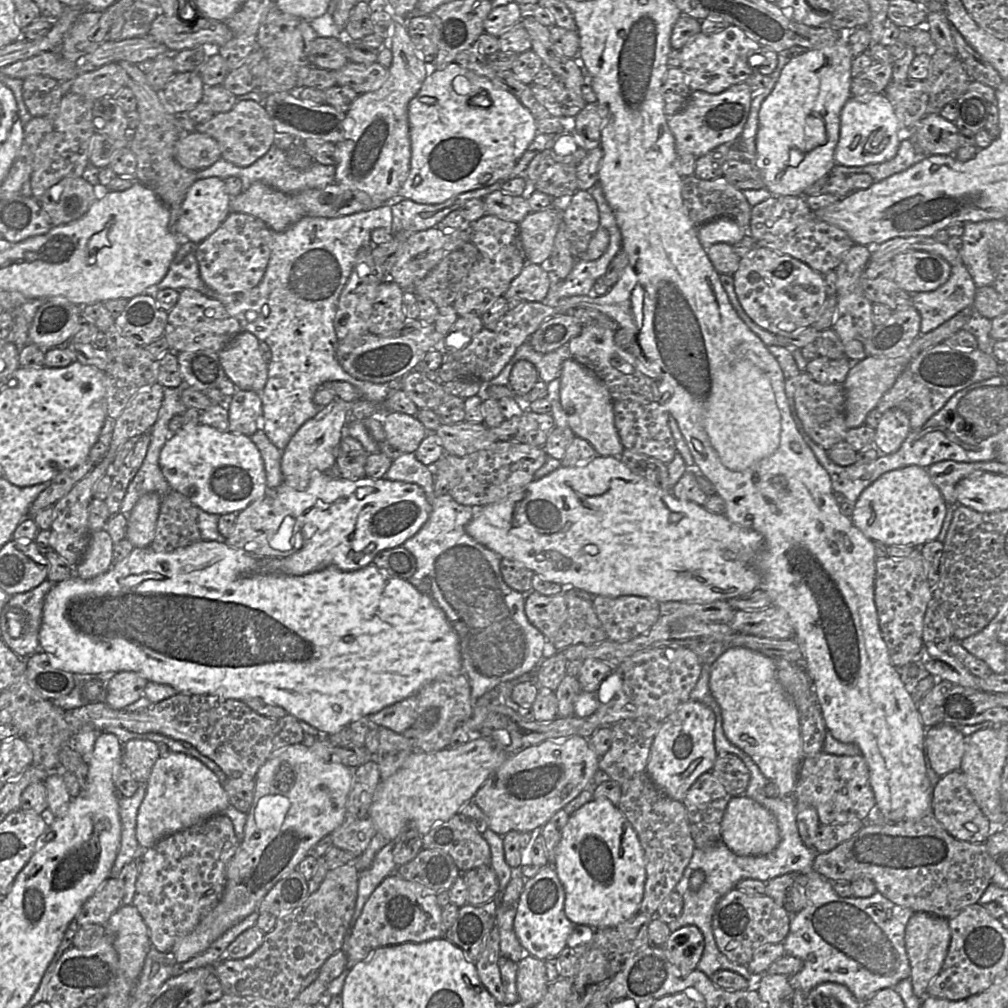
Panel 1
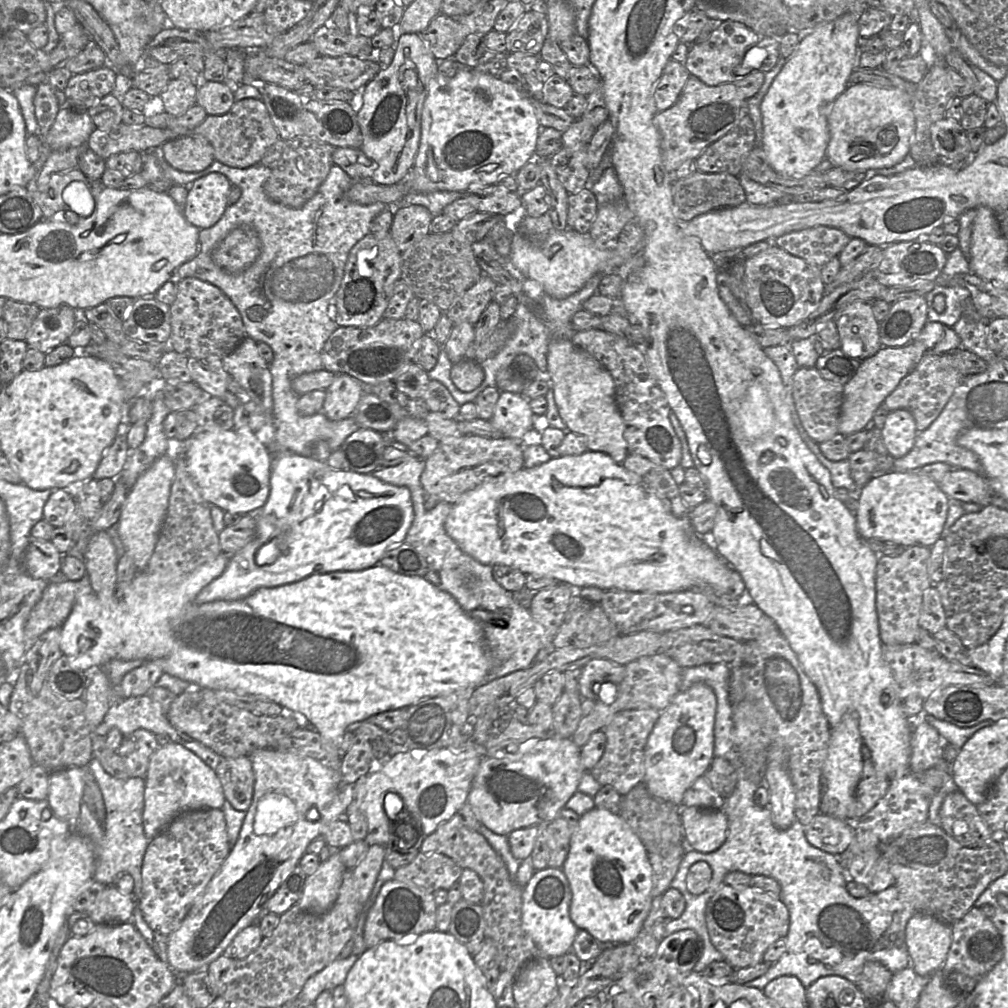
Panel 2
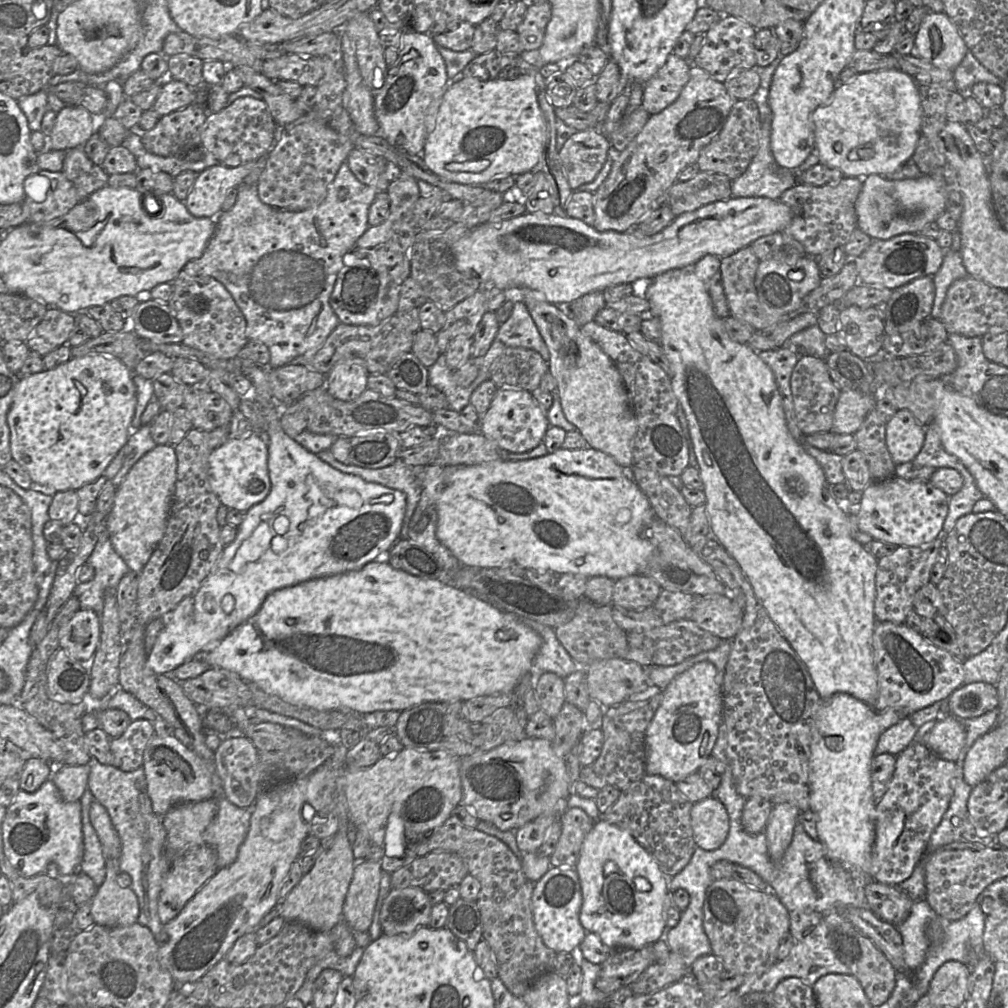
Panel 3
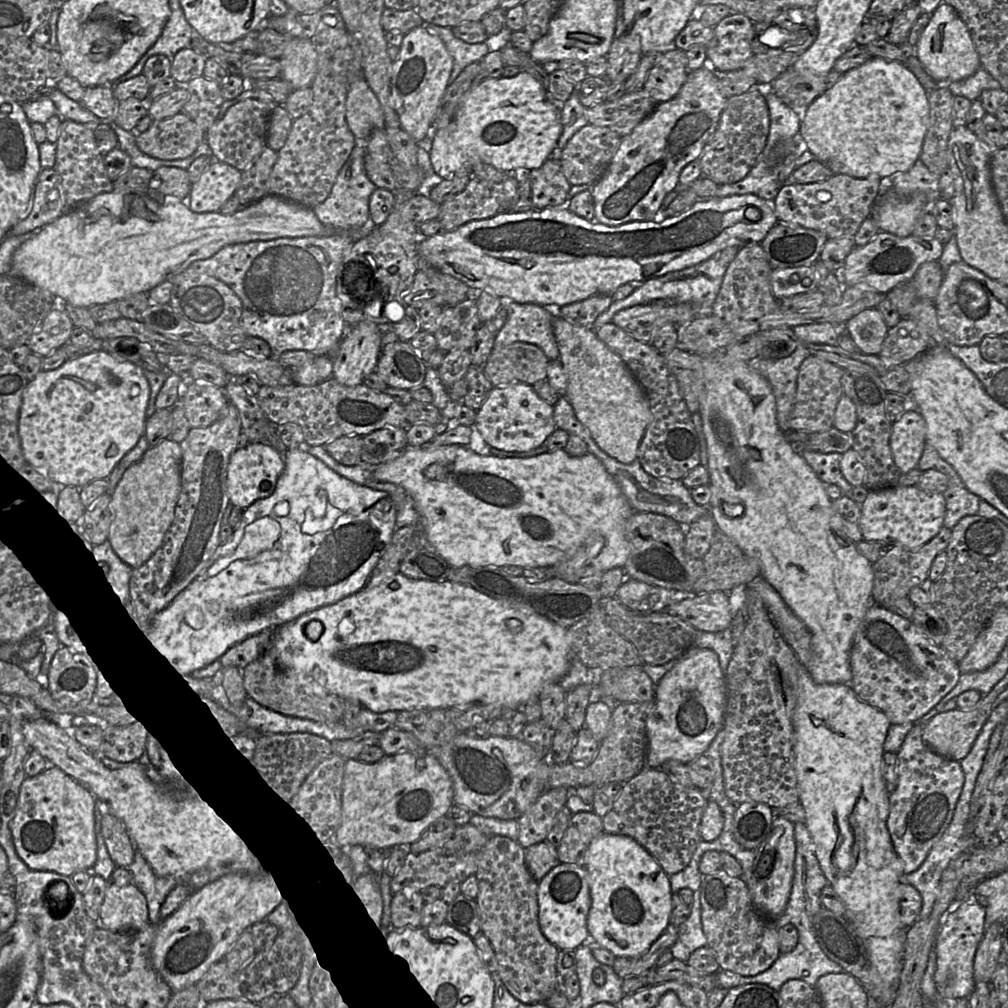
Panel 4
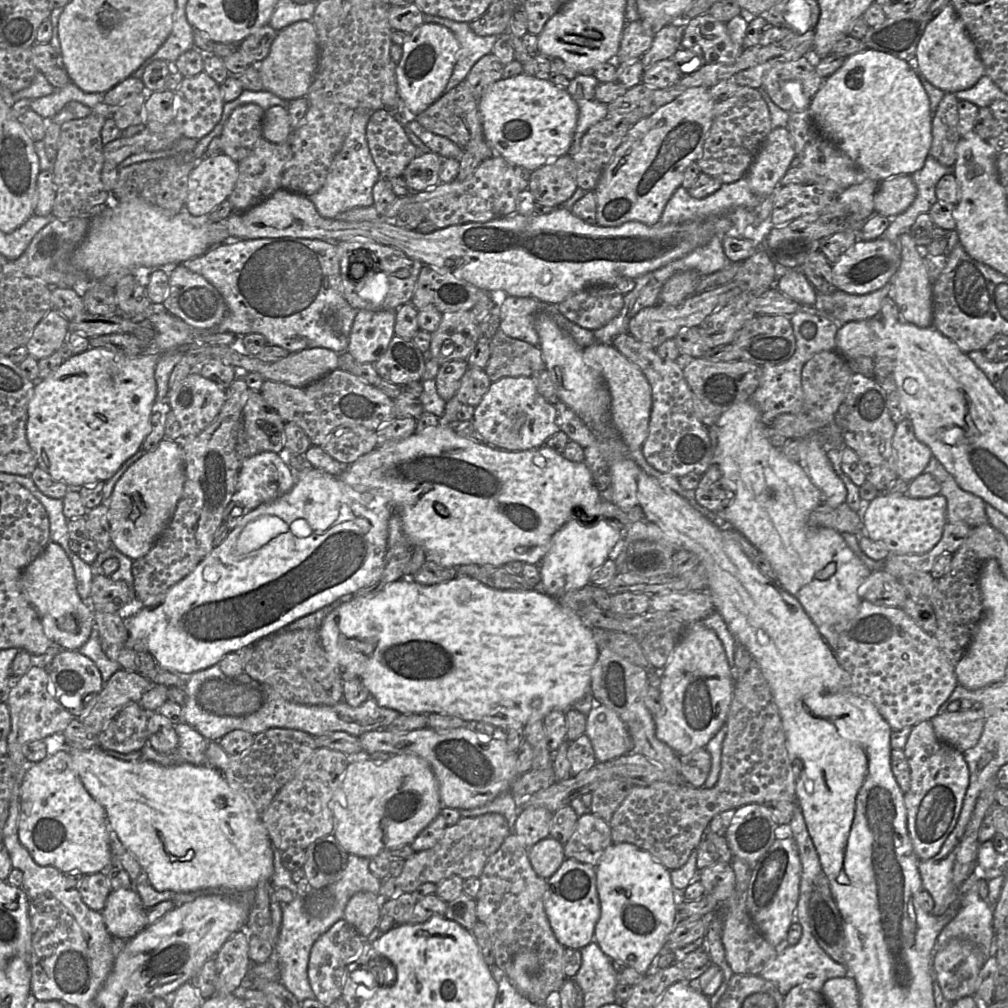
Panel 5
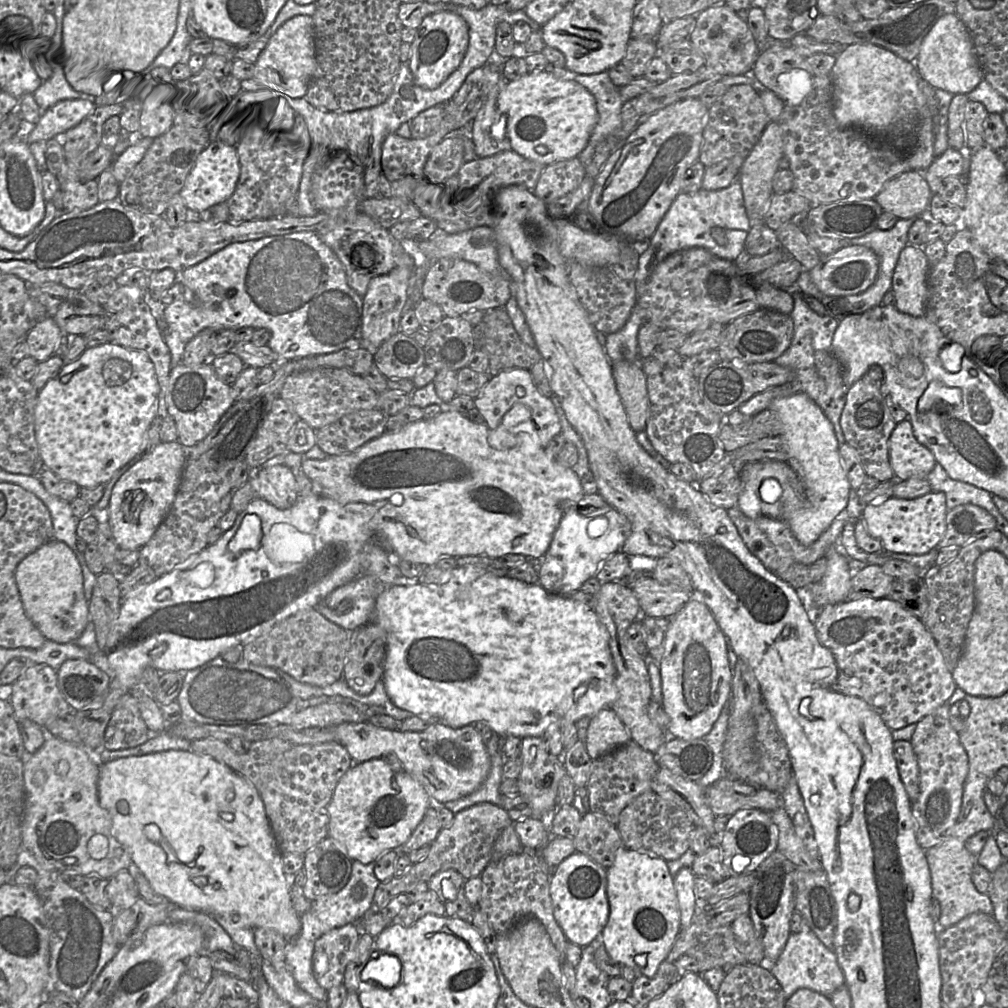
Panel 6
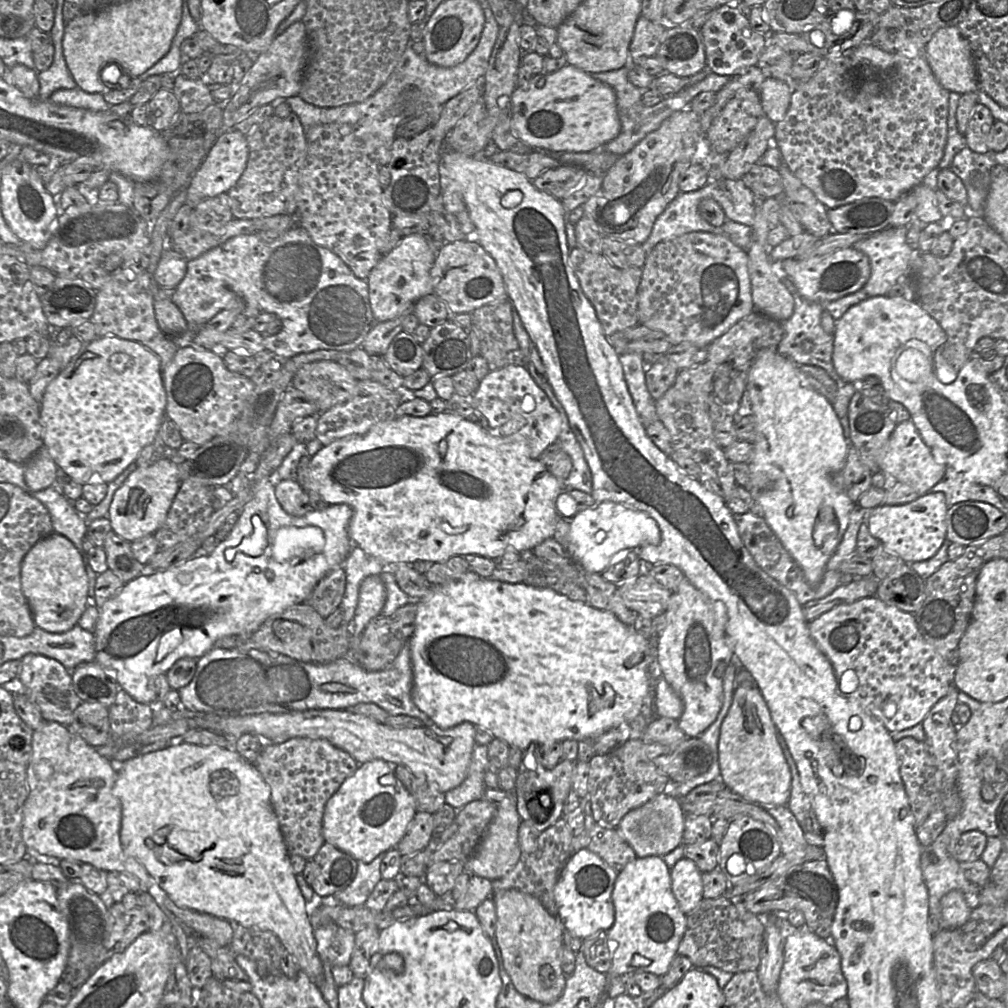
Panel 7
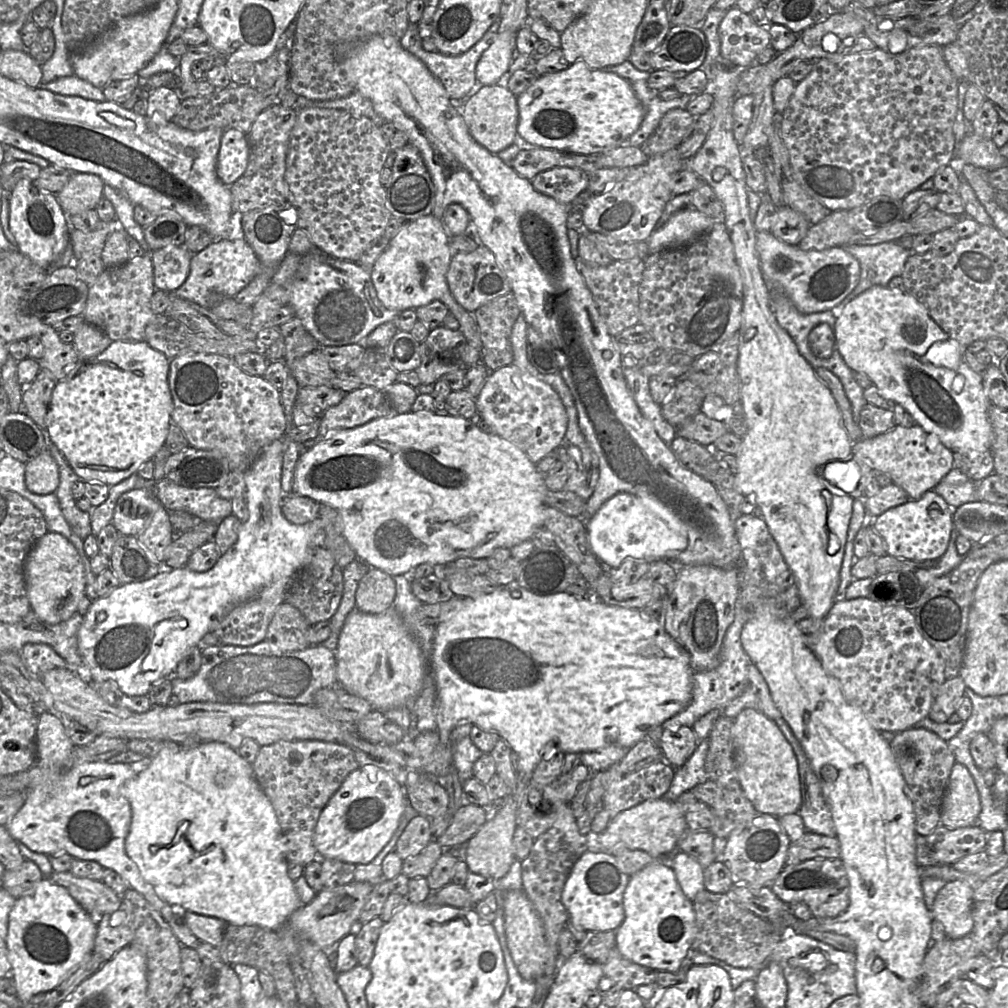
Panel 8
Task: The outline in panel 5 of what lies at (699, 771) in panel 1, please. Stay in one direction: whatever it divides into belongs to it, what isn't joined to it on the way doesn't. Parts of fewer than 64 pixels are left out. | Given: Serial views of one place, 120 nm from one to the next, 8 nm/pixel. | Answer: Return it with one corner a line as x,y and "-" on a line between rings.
701,621
686,625
669,662
660,671
657,688
661,709
653,716
656,737
679,756
705,747
726,722
734,686
734,671
717,634

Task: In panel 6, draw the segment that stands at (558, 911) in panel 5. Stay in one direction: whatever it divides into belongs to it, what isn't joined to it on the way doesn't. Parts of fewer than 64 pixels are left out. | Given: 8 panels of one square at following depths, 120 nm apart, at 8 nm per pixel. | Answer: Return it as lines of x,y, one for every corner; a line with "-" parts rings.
574,852
551,872
549,893
553,916
566,939
581,948
589,945
596,937
600,936
608,921
606,870
587,855

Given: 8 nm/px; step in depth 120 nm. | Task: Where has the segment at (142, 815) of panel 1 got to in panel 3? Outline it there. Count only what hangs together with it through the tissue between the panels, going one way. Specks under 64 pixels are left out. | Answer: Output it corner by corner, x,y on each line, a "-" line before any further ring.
173,735
154,736
144,752
143,766
147,790
155,814
163,817
172,807
215,798
210,773
204,762

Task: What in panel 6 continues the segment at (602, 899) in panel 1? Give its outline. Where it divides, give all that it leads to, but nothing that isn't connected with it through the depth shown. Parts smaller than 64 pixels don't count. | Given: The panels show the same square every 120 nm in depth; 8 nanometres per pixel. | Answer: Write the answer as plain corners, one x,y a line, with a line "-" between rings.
622,847
617,850
614,862
606,870
606,875
609,917
601,932
606,951
614,961
630,967
635,972
635,977
644,975
651,978
666,959
680,931
679,906
667,861
659,856

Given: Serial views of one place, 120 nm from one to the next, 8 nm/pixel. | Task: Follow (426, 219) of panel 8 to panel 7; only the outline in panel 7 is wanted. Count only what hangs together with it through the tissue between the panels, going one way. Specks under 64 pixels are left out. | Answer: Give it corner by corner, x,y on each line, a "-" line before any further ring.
411,234
402,237
393,250
382,256
367,278
371,310
378,323
394,319
411,304
433,293
430,271
437,253
425,235

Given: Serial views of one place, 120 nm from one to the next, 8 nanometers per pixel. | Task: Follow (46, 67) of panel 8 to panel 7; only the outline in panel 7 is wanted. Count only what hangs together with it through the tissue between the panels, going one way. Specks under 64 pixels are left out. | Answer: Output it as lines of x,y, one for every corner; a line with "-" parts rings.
64,4
55,8
54,25
49,32
51,42
54,46
54,57
51,66
39,72
39,97
38,99
49,100
52,93
59,89
74,89
77,84
71,76
63,55
63,35
65,22
62,15

